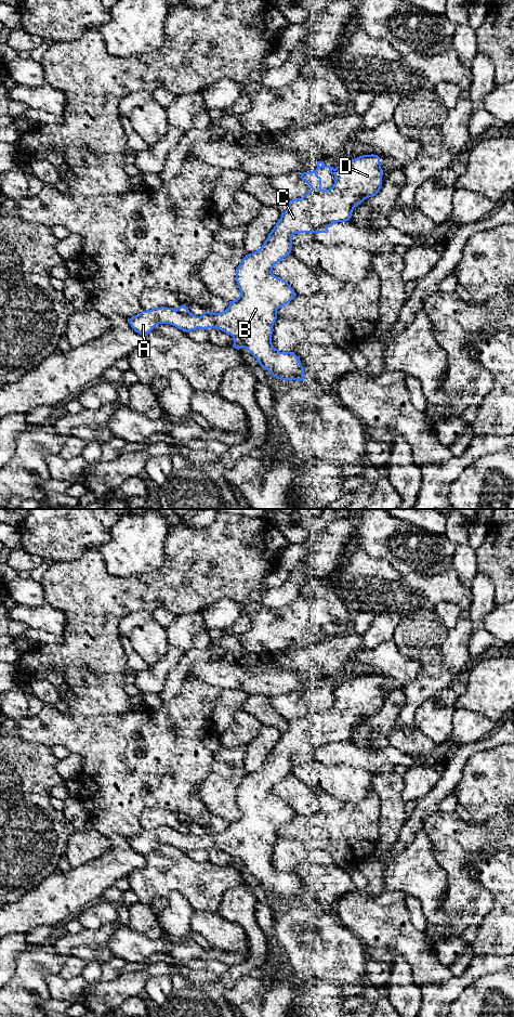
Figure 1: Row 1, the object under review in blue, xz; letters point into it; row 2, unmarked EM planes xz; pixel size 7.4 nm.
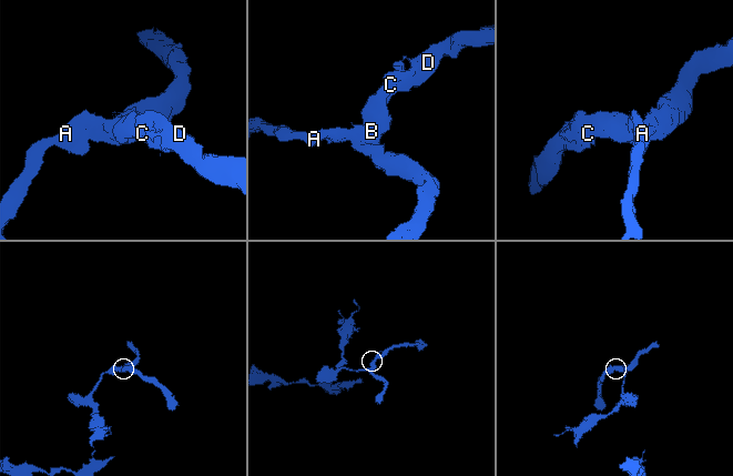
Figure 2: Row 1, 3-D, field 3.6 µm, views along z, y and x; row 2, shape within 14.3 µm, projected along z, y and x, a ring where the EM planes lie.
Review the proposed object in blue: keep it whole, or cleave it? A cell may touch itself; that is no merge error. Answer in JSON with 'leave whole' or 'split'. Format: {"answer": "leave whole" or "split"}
{"answer": "leave whole"}

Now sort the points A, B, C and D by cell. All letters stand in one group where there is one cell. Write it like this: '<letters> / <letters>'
A B C D

